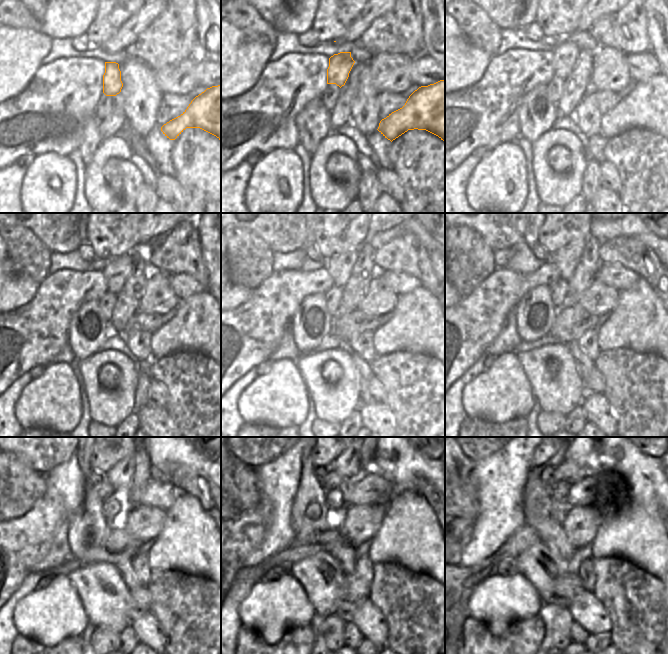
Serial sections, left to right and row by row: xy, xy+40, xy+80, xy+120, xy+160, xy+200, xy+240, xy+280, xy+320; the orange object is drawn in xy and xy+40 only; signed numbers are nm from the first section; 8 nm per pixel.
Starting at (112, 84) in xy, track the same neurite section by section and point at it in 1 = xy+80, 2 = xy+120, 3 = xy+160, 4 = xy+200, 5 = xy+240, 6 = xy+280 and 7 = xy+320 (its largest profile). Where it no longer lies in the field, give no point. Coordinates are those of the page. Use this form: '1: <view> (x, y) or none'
1: xy+80 (565, 53)
2: xy+120 (116, 270)
3: xy+160 (339, 266)
4: xy+200 (566, 259)
5: xy+240 (120, 477)
6: xy+280 (347, 465)
7: xy+320 (567, 457)

